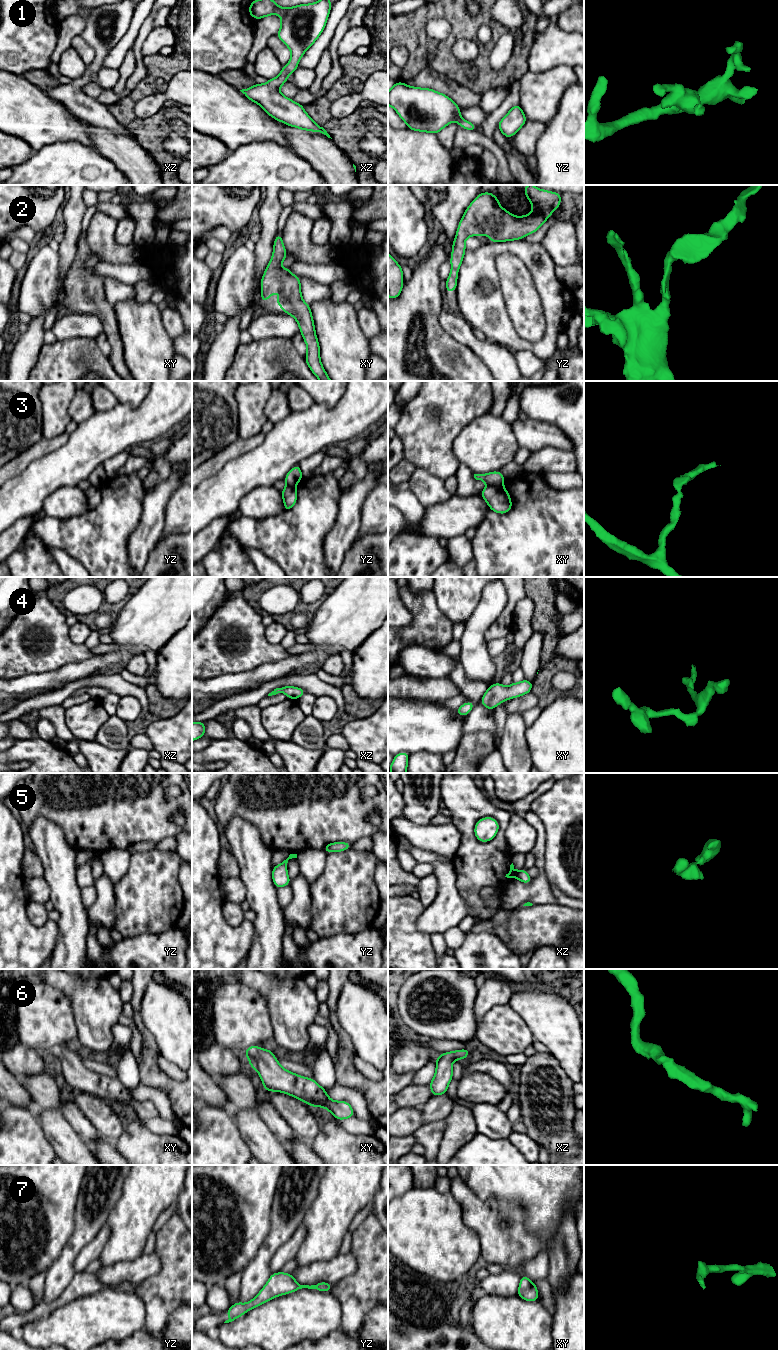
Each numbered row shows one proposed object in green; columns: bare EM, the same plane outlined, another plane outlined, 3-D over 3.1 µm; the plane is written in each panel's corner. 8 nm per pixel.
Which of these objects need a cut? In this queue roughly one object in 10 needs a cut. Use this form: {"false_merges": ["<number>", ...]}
{"false_merges": ["3", "5"]}

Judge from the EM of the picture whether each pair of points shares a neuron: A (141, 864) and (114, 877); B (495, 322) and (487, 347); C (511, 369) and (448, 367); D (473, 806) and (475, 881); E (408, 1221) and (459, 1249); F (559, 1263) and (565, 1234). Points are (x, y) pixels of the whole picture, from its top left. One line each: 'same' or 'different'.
A: different
B: different
C: different
D: same
E: same
F: same

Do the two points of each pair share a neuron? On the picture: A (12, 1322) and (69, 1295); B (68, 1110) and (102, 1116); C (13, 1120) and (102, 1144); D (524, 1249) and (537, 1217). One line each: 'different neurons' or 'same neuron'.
A: same neuron
B: same neuron
C: different neurons
D: different neurons

